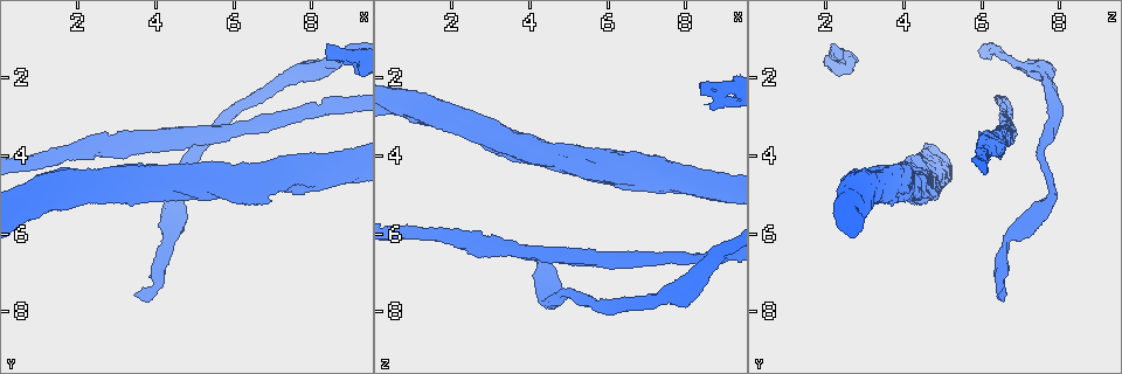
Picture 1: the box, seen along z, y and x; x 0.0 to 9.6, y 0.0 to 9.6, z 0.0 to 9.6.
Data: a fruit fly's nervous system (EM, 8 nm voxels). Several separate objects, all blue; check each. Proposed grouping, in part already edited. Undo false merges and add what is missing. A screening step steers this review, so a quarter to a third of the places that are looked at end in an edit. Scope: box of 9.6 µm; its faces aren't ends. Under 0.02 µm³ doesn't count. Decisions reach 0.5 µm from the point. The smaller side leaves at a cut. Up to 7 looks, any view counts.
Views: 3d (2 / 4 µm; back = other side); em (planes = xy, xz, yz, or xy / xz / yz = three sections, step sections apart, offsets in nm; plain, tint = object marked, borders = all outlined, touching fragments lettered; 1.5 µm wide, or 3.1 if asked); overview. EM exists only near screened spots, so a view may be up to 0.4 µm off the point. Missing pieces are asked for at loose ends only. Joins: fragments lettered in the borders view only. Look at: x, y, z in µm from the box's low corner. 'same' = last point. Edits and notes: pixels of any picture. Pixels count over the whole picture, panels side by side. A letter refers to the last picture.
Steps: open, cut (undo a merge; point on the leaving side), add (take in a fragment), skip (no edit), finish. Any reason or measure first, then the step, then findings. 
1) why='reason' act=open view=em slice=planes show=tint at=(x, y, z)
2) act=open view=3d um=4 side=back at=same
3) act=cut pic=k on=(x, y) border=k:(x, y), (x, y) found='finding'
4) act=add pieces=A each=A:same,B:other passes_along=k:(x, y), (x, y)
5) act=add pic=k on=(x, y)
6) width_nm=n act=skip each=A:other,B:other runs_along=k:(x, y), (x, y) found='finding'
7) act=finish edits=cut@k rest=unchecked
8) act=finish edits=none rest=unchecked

why='sudden change in width' act=open view=em slice=xz step=8 show=tint at=(7.55, 1.95, 7.55)

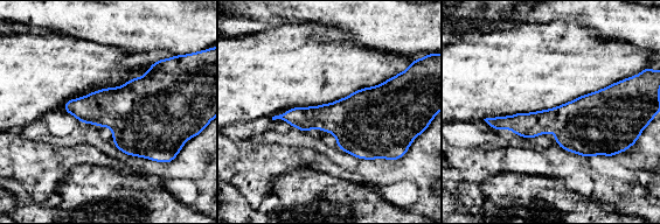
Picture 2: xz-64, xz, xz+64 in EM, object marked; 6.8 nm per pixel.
why='another direction' act=open view=em slice=planes show=borders at=same

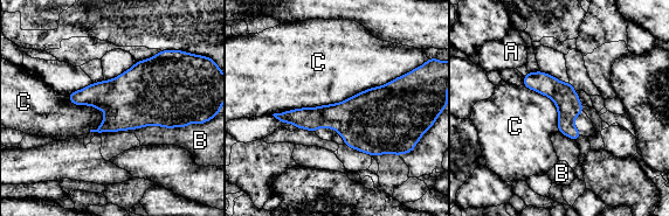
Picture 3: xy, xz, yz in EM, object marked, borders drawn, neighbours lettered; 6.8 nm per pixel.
width_nm=170 longest_contact=C:950nm act=skip each=A:other,B:other,C:other found='one neuron here'

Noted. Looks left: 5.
why='branch stops here' act=open view=3d um=4 at=(9.05, 1.60, 2.70)

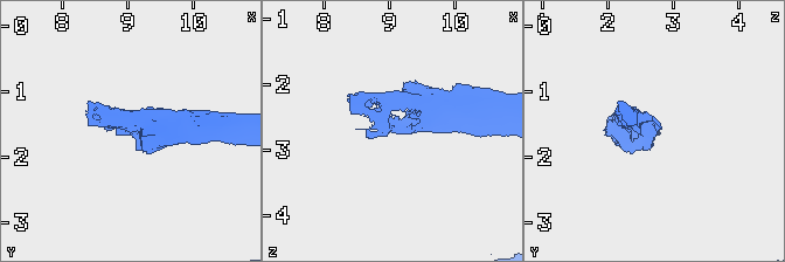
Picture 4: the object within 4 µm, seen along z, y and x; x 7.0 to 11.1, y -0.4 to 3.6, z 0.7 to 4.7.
why='shape alone is not enough' act=open view=em slice=xy step=4 show=borders at=(9.05, 1.55, 2.70)

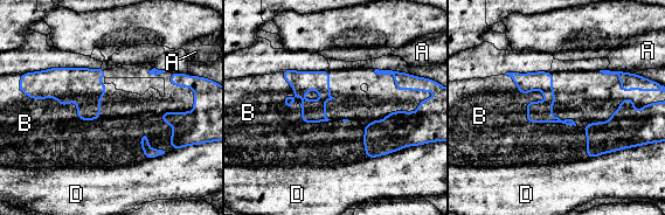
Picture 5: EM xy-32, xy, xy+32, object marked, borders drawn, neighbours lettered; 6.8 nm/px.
longest_contact=B:500nm act=add pieces=B each=A:other,B:same,D:other passes_along=5:(537, 111), (539, 102), (504, 110) found='it goes on there'

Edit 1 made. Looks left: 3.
why='thick turns thin' act=open view=em slice=planes show=borders at=(4.40, 6.05, 6.75)

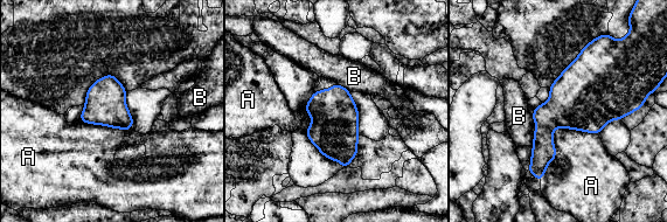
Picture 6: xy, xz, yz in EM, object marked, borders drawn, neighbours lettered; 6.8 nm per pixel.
width_nm=280 act=skip each=A:other,B:other border=6:(597, 133), (557, 127), (555, 157) found='all the same neuron'

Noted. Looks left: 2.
act=finish edits=add@5 rest=unchecked

